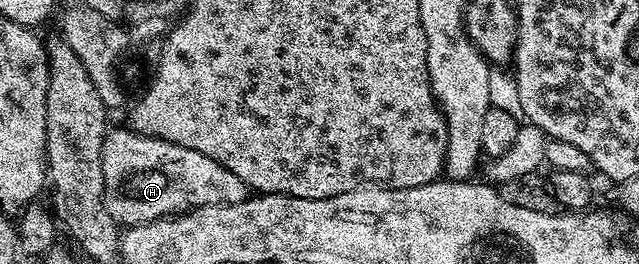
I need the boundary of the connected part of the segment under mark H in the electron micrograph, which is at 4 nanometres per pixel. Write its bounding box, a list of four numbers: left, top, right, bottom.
[101,128,249,228]

